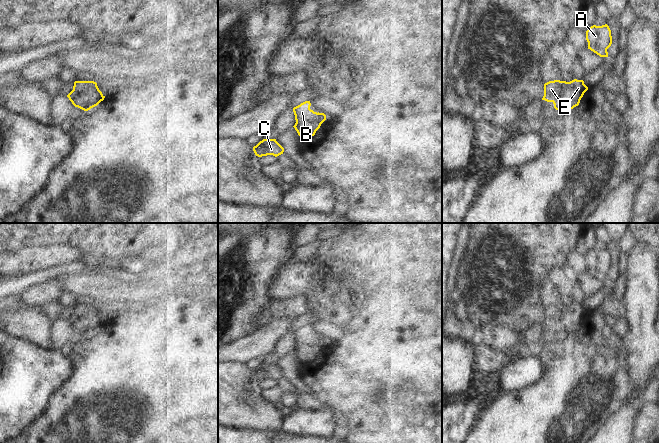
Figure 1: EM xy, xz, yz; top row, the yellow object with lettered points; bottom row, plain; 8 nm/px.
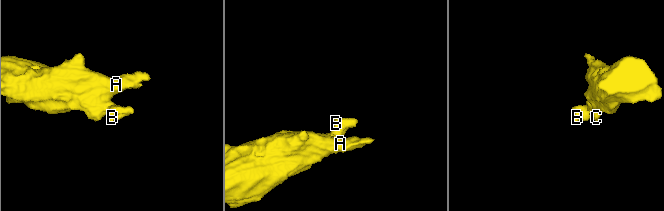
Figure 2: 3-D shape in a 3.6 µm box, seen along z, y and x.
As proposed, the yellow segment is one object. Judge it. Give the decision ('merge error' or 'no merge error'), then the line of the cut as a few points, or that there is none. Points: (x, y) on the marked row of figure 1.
no merge error | no cut

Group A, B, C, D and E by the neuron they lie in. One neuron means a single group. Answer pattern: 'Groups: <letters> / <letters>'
Groups: A B C D E.

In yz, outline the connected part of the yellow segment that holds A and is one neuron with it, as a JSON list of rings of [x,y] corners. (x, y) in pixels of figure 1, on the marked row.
[[[607,24],[602,26],[591,26],[586,31],[588,49],[600,57],[608,57],[607,49],[612,44],[611,30]]]

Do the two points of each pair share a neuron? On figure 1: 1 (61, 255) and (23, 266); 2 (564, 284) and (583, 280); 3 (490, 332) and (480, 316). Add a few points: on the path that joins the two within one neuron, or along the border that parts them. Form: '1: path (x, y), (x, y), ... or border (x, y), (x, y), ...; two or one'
1: path (52, 256), (32, 259); one
2: border (577, 280), (583, 291); two
3: border (484, 325), (506, 325), (508, 327); two

